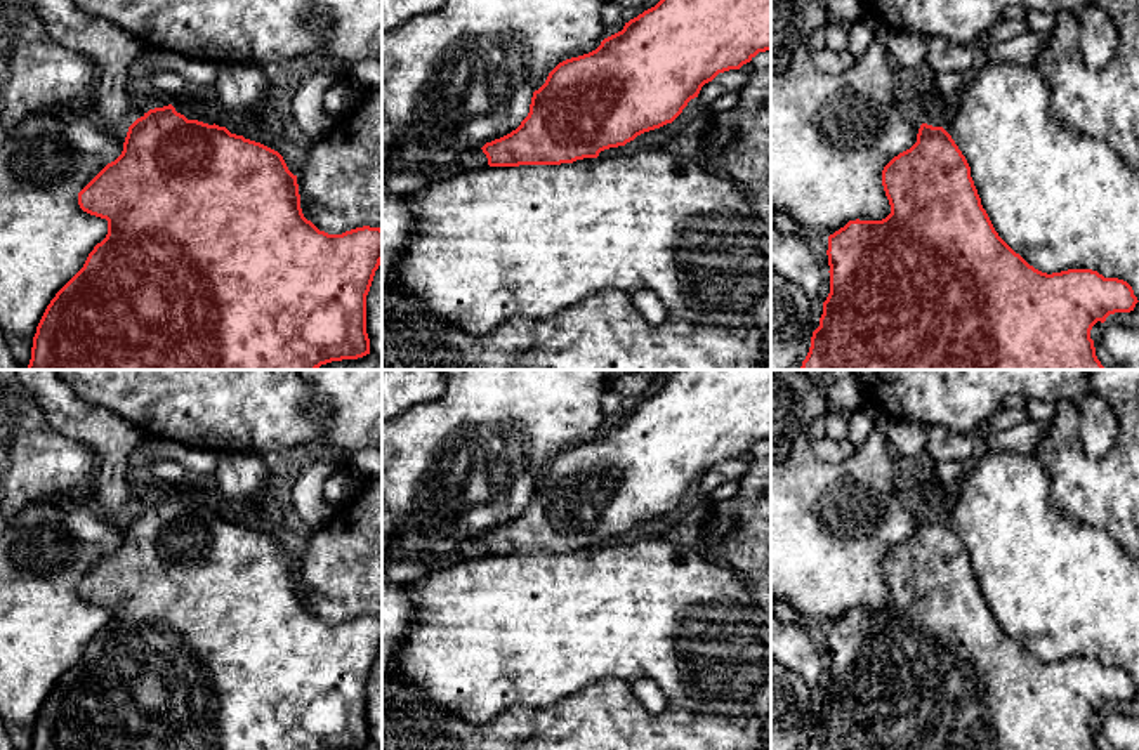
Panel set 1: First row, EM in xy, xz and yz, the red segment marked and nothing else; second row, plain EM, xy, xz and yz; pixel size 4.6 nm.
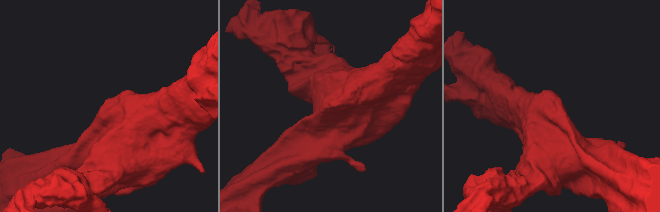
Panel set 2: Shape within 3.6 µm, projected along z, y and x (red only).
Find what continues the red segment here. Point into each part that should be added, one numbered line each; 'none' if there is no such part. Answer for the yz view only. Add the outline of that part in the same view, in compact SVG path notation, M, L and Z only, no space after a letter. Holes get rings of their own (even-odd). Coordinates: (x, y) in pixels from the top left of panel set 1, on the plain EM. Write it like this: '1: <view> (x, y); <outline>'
1: yz (929, 499); M936 479L927 486L913 486L917 507L922 512L927 512L932 516L941 516L945 488L946 488L946 484L941 484Z

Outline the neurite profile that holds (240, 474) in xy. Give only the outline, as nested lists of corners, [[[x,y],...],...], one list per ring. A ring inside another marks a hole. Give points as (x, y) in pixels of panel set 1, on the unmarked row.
[[[241,451],[217,455],[215,481],[229,498],[245,498],[259,491],[269,481],[269,469],[262,457]]]

